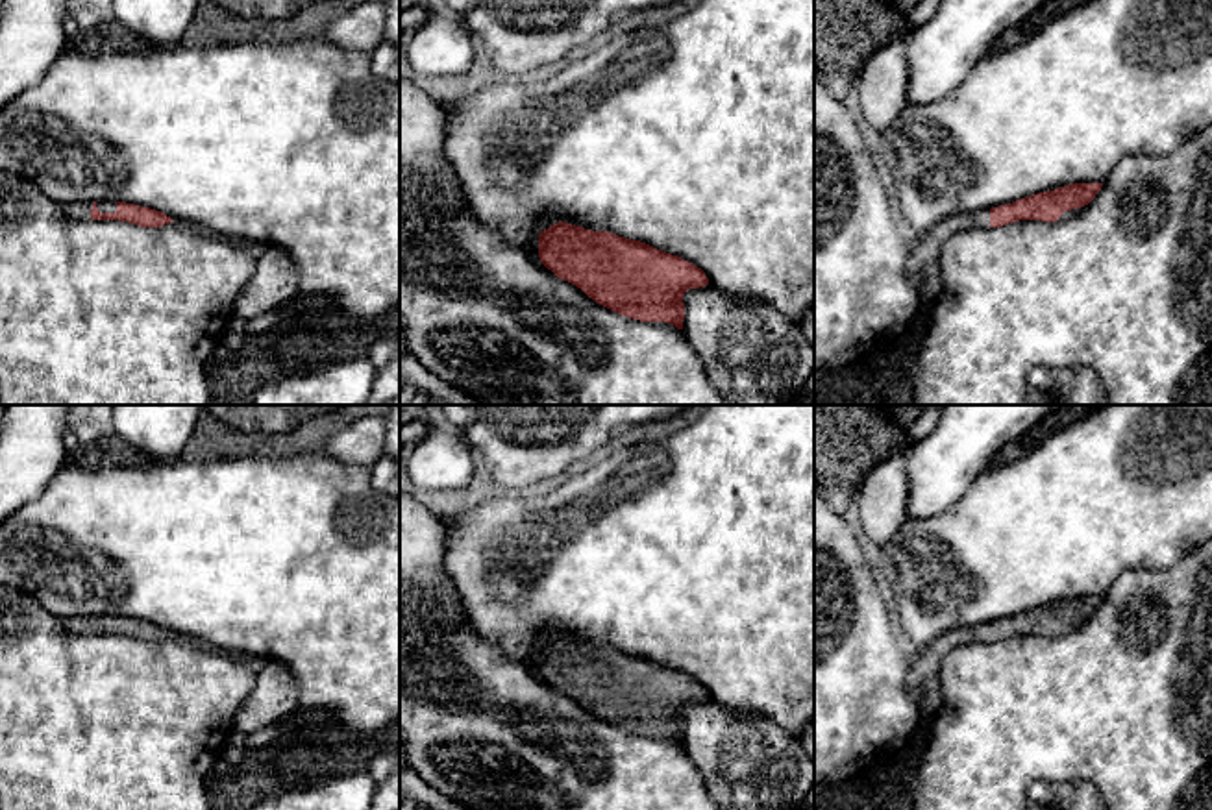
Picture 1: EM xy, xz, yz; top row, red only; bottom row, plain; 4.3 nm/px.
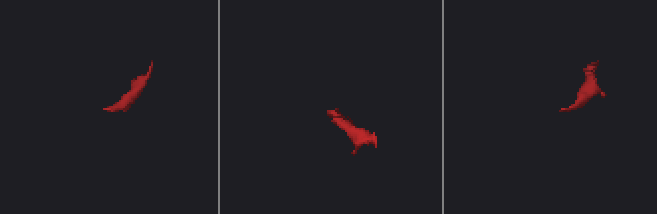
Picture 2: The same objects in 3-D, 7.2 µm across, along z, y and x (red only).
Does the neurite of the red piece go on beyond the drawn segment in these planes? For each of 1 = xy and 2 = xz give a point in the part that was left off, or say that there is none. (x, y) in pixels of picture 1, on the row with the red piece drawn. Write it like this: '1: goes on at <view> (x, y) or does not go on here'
1: goes on at xy (80, 209)
2: does not go on here

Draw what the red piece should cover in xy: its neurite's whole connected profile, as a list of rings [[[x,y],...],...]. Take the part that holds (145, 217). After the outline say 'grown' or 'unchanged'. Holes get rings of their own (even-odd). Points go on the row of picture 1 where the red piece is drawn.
[[[76,202],[63,205],[72,220],[120,220],[141,227],[161,227],[174,222],[161,211],[126,202]]]; grown

